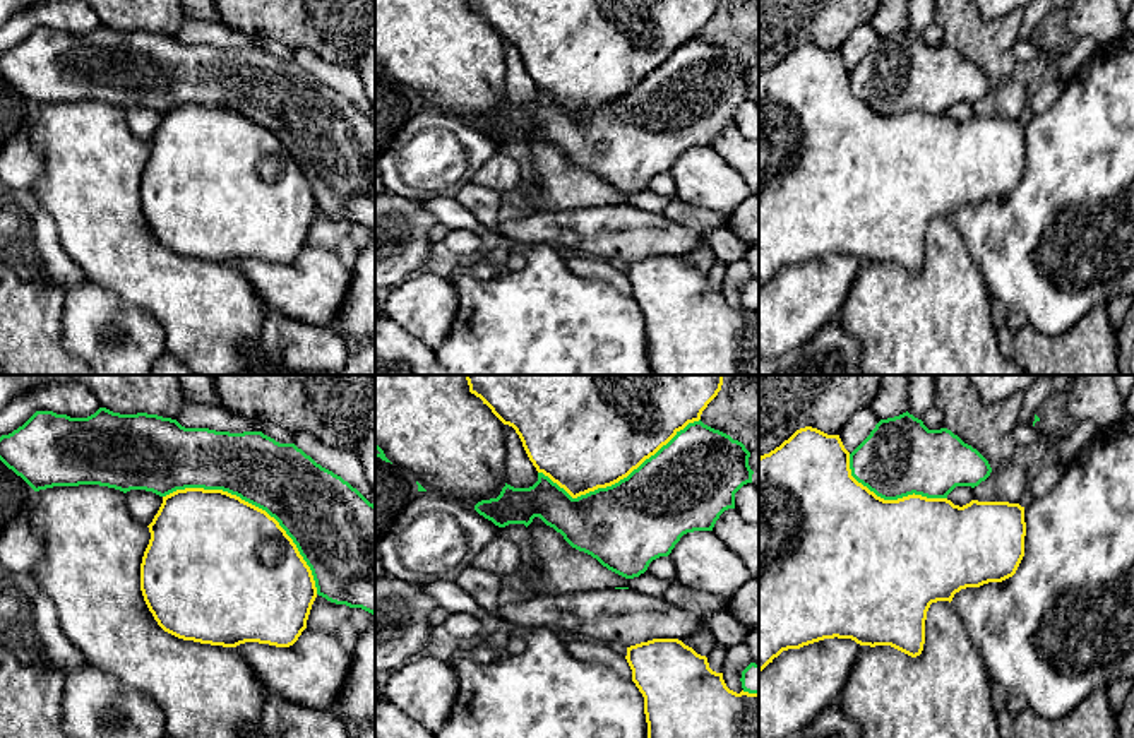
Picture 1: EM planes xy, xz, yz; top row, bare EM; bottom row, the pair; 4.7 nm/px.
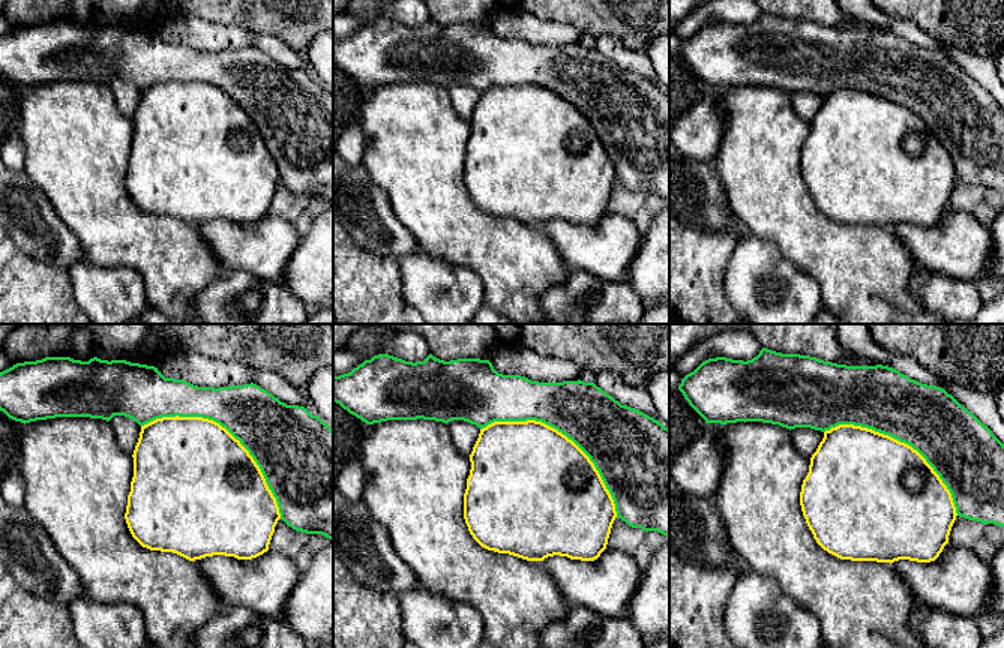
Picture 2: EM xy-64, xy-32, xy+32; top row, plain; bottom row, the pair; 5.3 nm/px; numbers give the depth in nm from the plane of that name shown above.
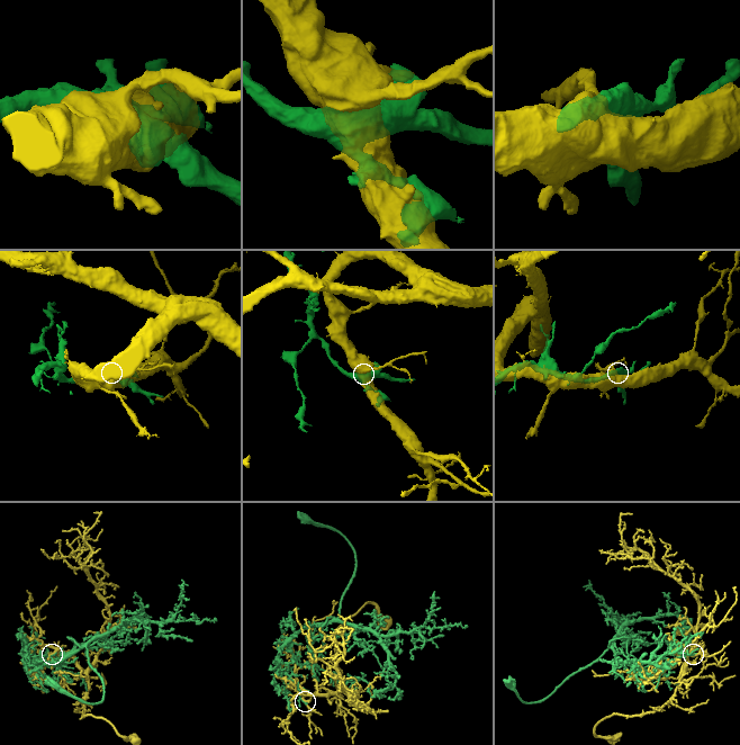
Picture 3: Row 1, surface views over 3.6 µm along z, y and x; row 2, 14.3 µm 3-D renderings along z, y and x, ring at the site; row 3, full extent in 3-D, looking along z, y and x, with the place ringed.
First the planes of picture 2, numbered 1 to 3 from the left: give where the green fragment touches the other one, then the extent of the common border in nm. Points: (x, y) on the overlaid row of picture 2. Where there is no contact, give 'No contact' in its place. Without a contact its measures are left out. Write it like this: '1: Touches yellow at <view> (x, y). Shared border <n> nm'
1: Touches yellow at xy-64 (227, 431). Shared border 900 nm
2: Touches yellow at xy-32 (565, 435). Shared border 900 nm
3: Touches yellow at xy+32 (902, 443). Shared border 850 nm

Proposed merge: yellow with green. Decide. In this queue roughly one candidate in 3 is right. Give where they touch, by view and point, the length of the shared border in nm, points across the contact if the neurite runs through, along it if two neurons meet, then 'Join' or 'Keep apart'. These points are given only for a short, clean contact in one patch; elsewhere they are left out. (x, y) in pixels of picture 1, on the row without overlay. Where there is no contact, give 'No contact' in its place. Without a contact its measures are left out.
Touches yellow at xy (254, 122). Shared border 850 nm. Keep apart

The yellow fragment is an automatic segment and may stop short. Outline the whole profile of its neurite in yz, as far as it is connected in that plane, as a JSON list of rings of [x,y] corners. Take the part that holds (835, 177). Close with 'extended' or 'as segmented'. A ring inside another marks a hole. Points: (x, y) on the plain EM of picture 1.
[[[812,43],[797,46],[759,74],[759,288],[783,267],[834,253],[920,272],[930,221],[951,219],[961,205],[1012,193],[1024,173],[1024,152],[1019,120],[971,116],[959,123],[915,110],[884,116],[851,92],[850,68],[839,51]]]; as segmented

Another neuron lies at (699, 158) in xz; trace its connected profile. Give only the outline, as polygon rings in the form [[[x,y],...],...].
[[[713,147],[683,151],[668,173],[677,183],[678,200],[728,217],[752,195],[742,173]]]

